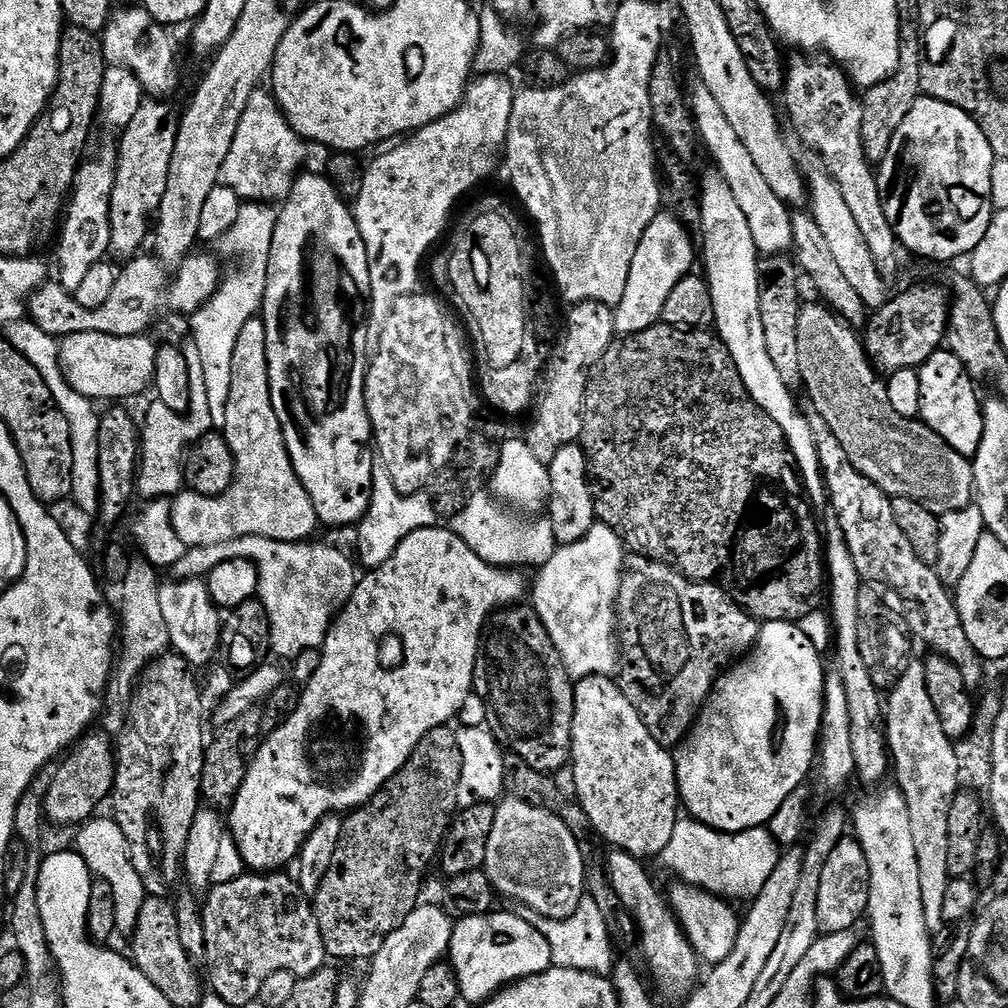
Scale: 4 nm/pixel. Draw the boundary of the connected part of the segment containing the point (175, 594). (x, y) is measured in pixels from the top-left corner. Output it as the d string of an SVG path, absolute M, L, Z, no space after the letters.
M173 579L171 583L164 582L160 586L163 617L166 618L171 647L183 660L187 660L189 665L211 665L214 660L212 655L218 652L222 644L221 609L217 608L216 603L210 598L208 585L203 579Z

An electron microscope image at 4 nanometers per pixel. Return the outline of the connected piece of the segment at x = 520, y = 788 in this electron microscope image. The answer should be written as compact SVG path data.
M508 754L505 755L504 762L504 792L511 799L530 802L530 806L538 806L542 810L546 810L550 814L562 818L562 822L566 822L566 830L570 830L570 834L574 834L574 838L580 841L580 849L582 850L582 858L584 859L584 886L586 895L594 898L594 902L598 902L598 910L602 910L602 918L608 927L608 935L612 937L613 941L619 947L620 944L624 948L630 947L631 944L633 947L638 940L636 919L632 917L630 910L626 910L622 898L618 898L614 886L608 880L605 849L600 849L599 846L601 847L601 845L593 839L592 823L590 822L590 818L586 818L586 810L582 810L580 801L573 798L569 793L568 797L560 789L560 784L556 781L557 777L555 775L534 770L534 766L522 762L522 758Z

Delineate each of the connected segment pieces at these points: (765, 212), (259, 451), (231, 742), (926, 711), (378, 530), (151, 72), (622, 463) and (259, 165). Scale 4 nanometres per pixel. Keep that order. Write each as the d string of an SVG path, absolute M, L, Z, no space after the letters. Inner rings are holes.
M702 83L693 84L693 88L690 88L690 103L692 115L696 117L696 131L700 134L703 147L705 149L708 147L708 152L716 163L713 164L715 171L720 172L722 178L726 178L726 186L730 186L738 206L742 206L742 214L746 214L746 223L750 226L750 234L754 238L757 253L764 256L791 253L794 232L789 205L770 190L769 183L762 178L762 173L750 158L749 151L738 135L734 134L729 119L722 114L722 109L718 106L717 99L710 94L710 90Z
M257 318L250 322L246 322L246 326L242 326L242 334L238 334L238 343L234 346L232 377L230 378L230 402L226 402L226 418L222 425L222 434L226 438L226 442L230 446L230 450L236 459L236 477L231 486L228 487L221 496L203 496L191 490L184 490L171 501L174 532L178 534L178 538L182 538L184 545L187 546L188 549L200 546L218 546L220 542L230 542L231 539L247 538L251 535L257 535L258 538L276 539L278 542L294 544L299 544L312 538L310 536L315 534L316 528L318 529L314 502L310 502L310 494L306 494L306 490L302 486L302 482L294 470L292 459L290 458L288 447L286 446L286 438L282 434L282 426L278 422L278 414L274 414L274 402L270 394L268 359L266 358L266 326L264 325L263 319Z
M259 707L246 710L246 714L238 714L230 723L219 729L216 737L207 741L204 749L204 769L202 770L201 797L217 810L231 809L236 800L238 790L252 765L252 759L260 749L262 737L266 732L264 713Z
M909 663L896 683L891 685L889 692L892 693L886 696L886 735L890 764L894 776L896 772L895 787L906 798L906 806L910 810L910 831L914 838L914 851L918 853L918 874L922 881L922 910L926 914L929 929L936 930L945 923L942 905L950 879L950 806L961 791L956 745L950 738L946 738L942 722L938 722L934 702L930 702L930 693L926 690L923 663Z
M376 462L372 466L372 497L368 513L360 519L356 536L356 548L360 551L359 563L365 564L365 569L371 570L382 566L398 550L402 538L414 534L414 530L437 527L438 517L436 507L431 499L424 494L409 494L400 492L398 486L390 478L386 466Z
M133 6L113 11L101 33L103 54L109 65L124 66L135 73L145 93L152 98L172 98L180 84L176 52L168 34L169 29L157 22L144 8Z
M657 322L646 330L613 340L606 354L602 354L602 358L595 361L590 369L579 443L588 459L588 479L592 486L596 519L613 528L633 553L649 560L659 560L661 564L671 564L690 580L718 581L732 601L745 608L757 622L799 622L813 607L812 599L822 588L822 556L816 553L813 505L805 493L800 473L796 470L796 460L788 449L778 422L774 422L774 418L770 418L770 414L766 414L766 410L750 398L746 382L742 382L742 374L738 374L738 366L734 366L734 358L730 358L730 350L726 350L715 331L673 328L671 324Z
M258 90L250 94L250 103L242 114L242 122L238 122L238 134L234 134L234 146L230 146L230 154L226 154L226 162L220 171L223 187L234 190L234 194L238 194L244 202L283 202L291 194L296 177L301 175L304 148L306 142L292 129L275 96L271 91Z

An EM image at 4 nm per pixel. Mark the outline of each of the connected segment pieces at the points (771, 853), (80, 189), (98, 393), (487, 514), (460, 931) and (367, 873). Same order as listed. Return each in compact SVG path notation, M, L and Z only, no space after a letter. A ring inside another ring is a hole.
M691 818L677 819L674 834L666 850L658 857L676 875L677 881L693 884L729 901L751 902L766 885L777 866L782 848L767 827L748 828L744 832L716 832Z
M111 151L104 152L97 160L85 159L76 173L76 183L70 193L70 201L63 219L64 233L56 248L56 260L60 263L58 283L67 292L75 293L86 274L95 264L109 255L110 246L110 198L116 181L116 158ZM68 216L68 218L67 218Z
M83 332L70 334L60 340L60 365L64 371L66 382L74 390L93 402L128 402L131 396L140 396L144 391L153 387L156 366L157 341L151 340L151 335L143 336L115 336L114 334L98 334L97 332Z
M489 491L476 492L468 500L467 506L452 520L452 529L484 562L496 567L523 568L528 566L533 570L544 568L556 553L556 529L549 517L542 516L530 523L523 523L507 512Z
M493 910L482 916L457 919L446 956L458 974L461 997L476 1006L497 995L501 988L553 967L550 942L546 942L546 938L542 938L542 934L515 911Z
M448 726L435 728L418 742L402 770L386 781L374 798L343 817L341 840L333 862L314 895L322 941L332 960L371 961L382 950L382 942L386 942L386 938L390 938L390 934L394 934L394 930L398 930L398 926L402 926L402 922L406 922L408 915L421 903L420 887L424 884L424 875L431 864L433 867L448 825L458 811L456 799L462 770L463 754L455 731Z

